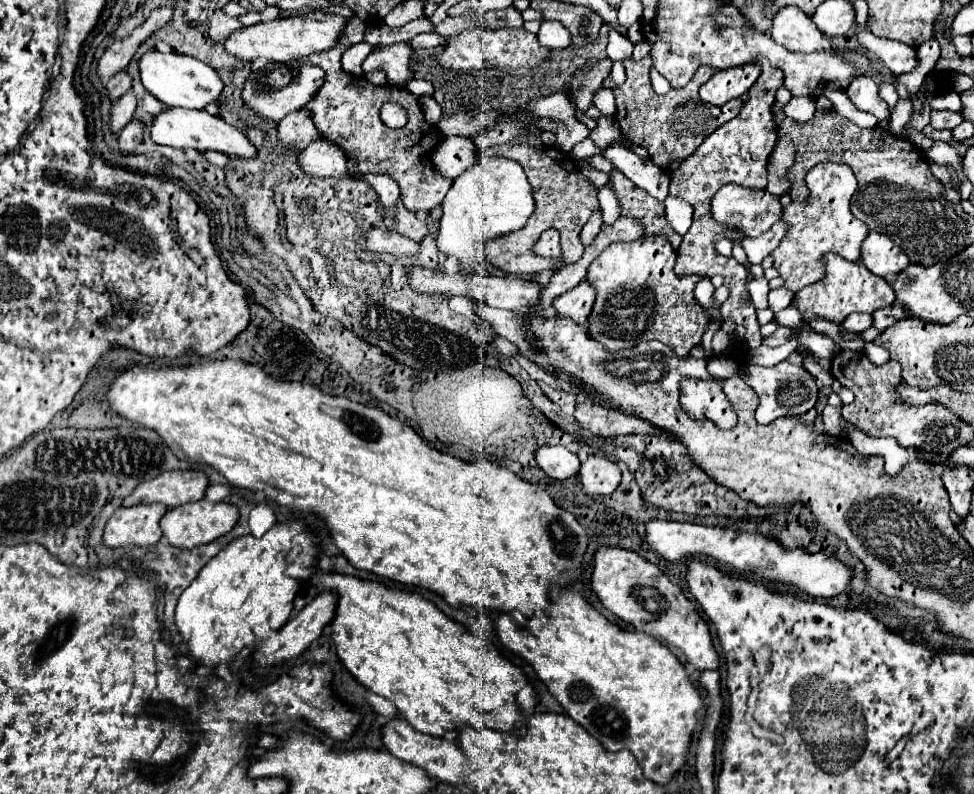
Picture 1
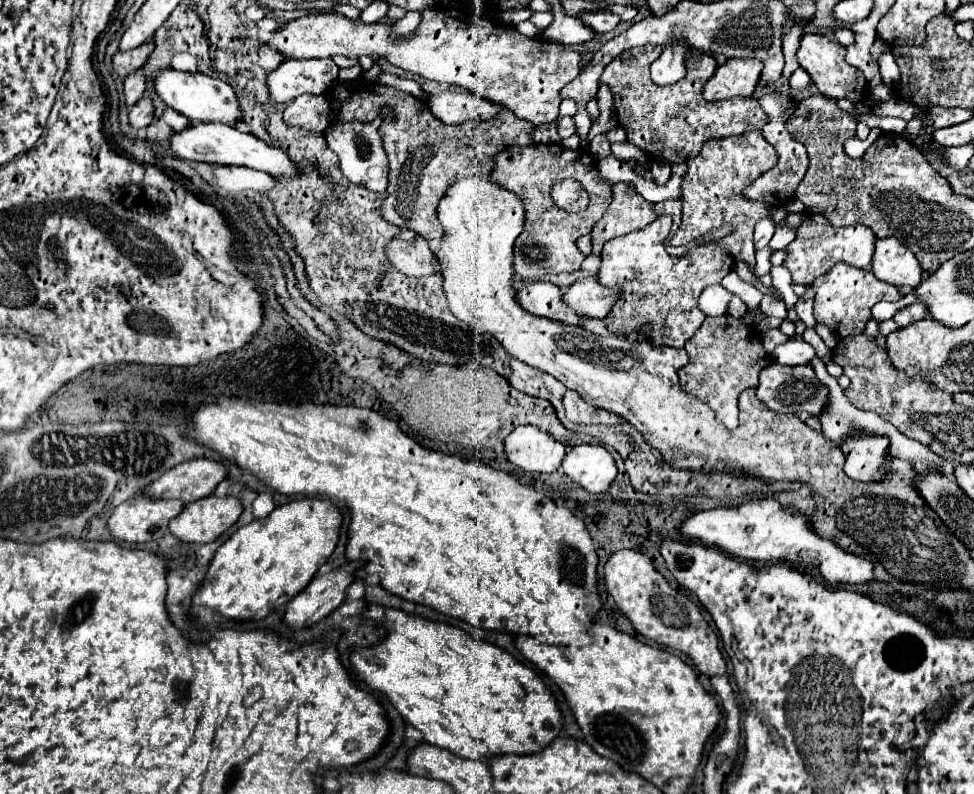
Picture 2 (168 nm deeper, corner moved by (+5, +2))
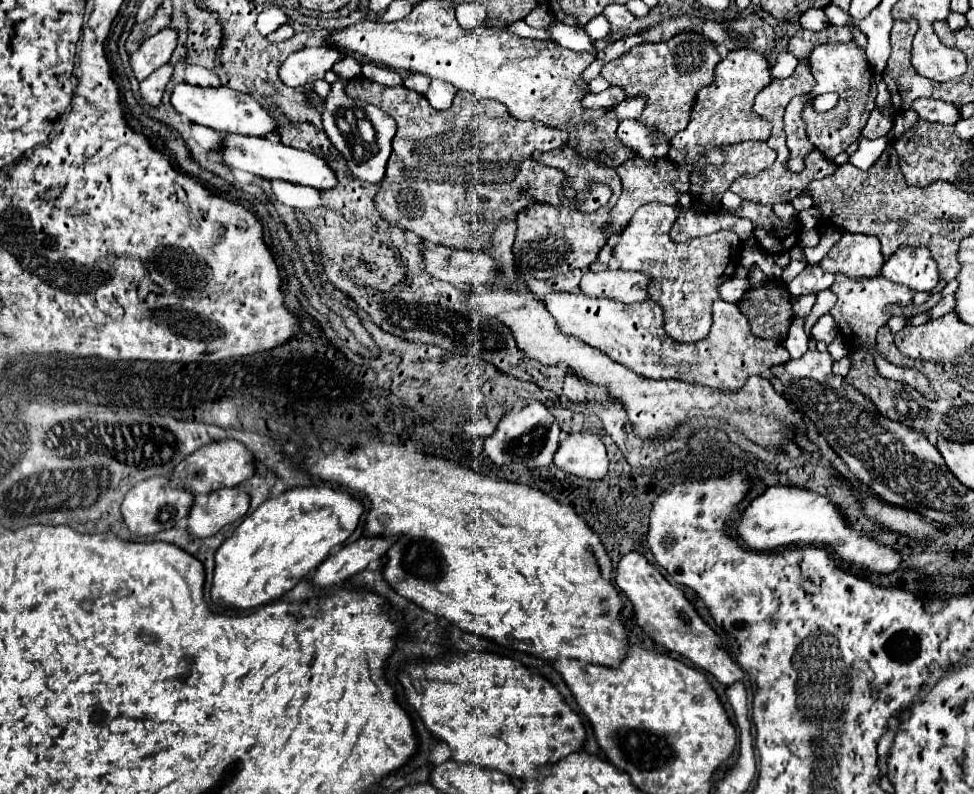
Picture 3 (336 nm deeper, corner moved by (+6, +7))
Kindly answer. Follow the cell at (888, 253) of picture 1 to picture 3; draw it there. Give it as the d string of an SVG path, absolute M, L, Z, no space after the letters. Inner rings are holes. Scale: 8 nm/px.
M902 245L896 253L892 253L880 271L882 277L906 285L912 291L932 291L940 277L936 269L936 261L932 259L926 247L910 247Z

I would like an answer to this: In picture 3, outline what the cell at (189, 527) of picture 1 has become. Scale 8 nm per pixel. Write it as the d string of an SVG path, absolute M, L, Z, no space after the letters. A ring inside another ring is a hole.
M238 487L218 489L218 491L212 491L208 495L198 495L194 499L194 505L192 505L188 519L186 519L188 521L188 533L194 537L212 537L220 529L224 529L226 525L244 517L248 511L248 505L250 505L250 497L246 493L242 493Z

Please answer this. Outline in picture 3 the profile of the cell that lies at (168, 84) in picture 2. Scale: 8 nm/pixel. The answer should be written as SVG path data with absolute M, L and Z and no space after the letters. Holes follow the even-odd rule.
M176 83L172 91L172 105L174 109L190 123L198 123L216 131L224 133L242 133L242 135L254 135L262 137L270 131L276 131L276 119L270 115L268 109L264 109L258 101L254 101L250 95L234 91L230 87L198 87L190 83Z

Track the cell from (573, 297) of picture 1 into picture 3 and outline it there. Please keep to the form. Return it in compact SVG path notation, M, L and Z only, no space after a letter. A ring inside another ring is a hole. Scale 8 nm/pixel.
M588 271L580 281L580 291L588 297L606 297L620 303L636 303L646 299L648 277L636 271Z

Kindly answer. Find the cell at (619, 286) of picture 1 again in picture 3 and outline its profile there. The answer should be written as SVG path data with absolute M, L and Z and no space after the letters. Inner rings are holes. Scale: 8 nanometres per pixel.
M664 203L642 205L620 233L620 241L612 249L612 257L624 271L640 271L650 279L648 299L658 303L664 311L666 335L674 341L692 343L710 331L712 313L710 305L718 299L716 287L724 283L728 265L732 275L740 255L740 239L732 231L718 231L708 237L690 239L686 243L674 243L668 237L670 225L676 221L676 209Z

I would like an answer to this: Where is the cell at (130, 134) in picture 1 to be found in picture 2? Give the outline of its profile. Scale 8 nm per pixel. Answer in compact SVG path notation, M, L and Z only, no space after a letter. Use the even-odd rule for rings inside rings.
M141 98L133 108L131 108L131 112L129 112L129 122L131 122L131 126L133 128L145 128L145 126L149 126L151 124L151 120L153 120L153 112L155 112L155 108L153 108L153 102L151 102L151 98Z

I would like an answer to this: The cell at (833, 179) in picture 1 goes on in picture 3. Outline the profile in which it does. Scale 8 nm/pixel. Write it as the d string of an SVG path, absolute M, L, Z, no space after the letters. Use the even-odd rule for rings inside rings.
M844 233L840 241L830 249L830 253L818 263L824 271L830 273L846 273L850 277L876 277L882 267L882 251L880 251L880 241L874 235L864 235L864 233Z

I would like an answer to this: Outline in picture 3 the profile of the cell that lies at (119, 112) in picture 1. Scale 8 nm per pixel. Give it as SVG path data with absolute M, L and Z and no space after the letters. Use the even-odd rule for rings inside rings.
M164 27L160 33L140 45L140 49L130 57L130 65L138 81L144 81L148 75L170 61L172 51L176 49L176 39L178 33L170 27Z

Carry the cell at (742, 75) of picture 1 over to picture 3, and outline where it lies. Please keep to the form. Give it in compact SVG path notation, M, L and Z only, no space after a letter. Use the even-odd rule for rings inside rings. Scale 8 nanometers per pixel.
M752 49L730 51L716 65L714 81L698 91L696 103L692 109L692 119L686 131L680 131L674 137L674 143L670 143L668 157L678 165L682 163L690 165L696 161L698 153L706 151L710 161L718 165L718 161L722 161L722 155L720 155L722 145L730 145L730 143L734 145L748 139L766 141L772 127L752 111L752 103L754 103L754 97L770 83L770 79L772 79L770 63L760 53Z

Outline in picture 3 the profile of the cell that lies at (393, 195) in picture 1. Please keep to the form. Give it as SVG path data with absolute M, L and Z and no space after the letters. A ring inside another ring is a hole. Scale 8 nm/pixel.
M340 79L332 85L330 95L326 97L326 109L322 113L322 123L324 123L324 131L328 135L328 139L332 141L332 145L340 151L340 155L346 159L348 169L352 171L354 177L358 177L360 181L378 185L384 177L386 171L386 161L392 153L392 137L396 133L396 123L392 121L390 115L386 115L382 109L378 109L376 105L368 105L368 103L360 103L354 101L350 97L346 97L346 85L350 83L350 79ZM360 121L368 121L372 131L364 137L364 131L360 131Z

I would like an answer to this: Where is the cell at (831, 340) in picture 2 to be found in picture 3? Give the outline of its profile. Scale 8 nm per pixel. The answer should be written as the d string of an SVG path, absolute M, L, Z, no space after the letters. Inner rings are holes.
M808 294L806 297L792 299L792 313L794 317L808 317L816 301L816 294Z

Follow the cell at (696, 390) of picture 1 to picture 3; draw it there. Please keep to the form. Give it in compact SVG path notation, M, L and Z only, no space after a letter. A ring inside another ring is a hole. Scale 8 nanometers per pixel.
M552 291L544 295L544 307L554 317L558 329L566 335L574 335L588 345L602 349L614 361L626 365L642 377L652 379L678 379L684 383L700 383L718 391L738 391L744 387L750 375L772 379L770 367L782 365L790 359L784 345L778 341L766 341L752 333L740 307L726 301L716 301L712 313L712 329L708 337L694 343L676 343L664 333L662 309L654 301L642 303L616 303L610 299L586 297L584 293Z

